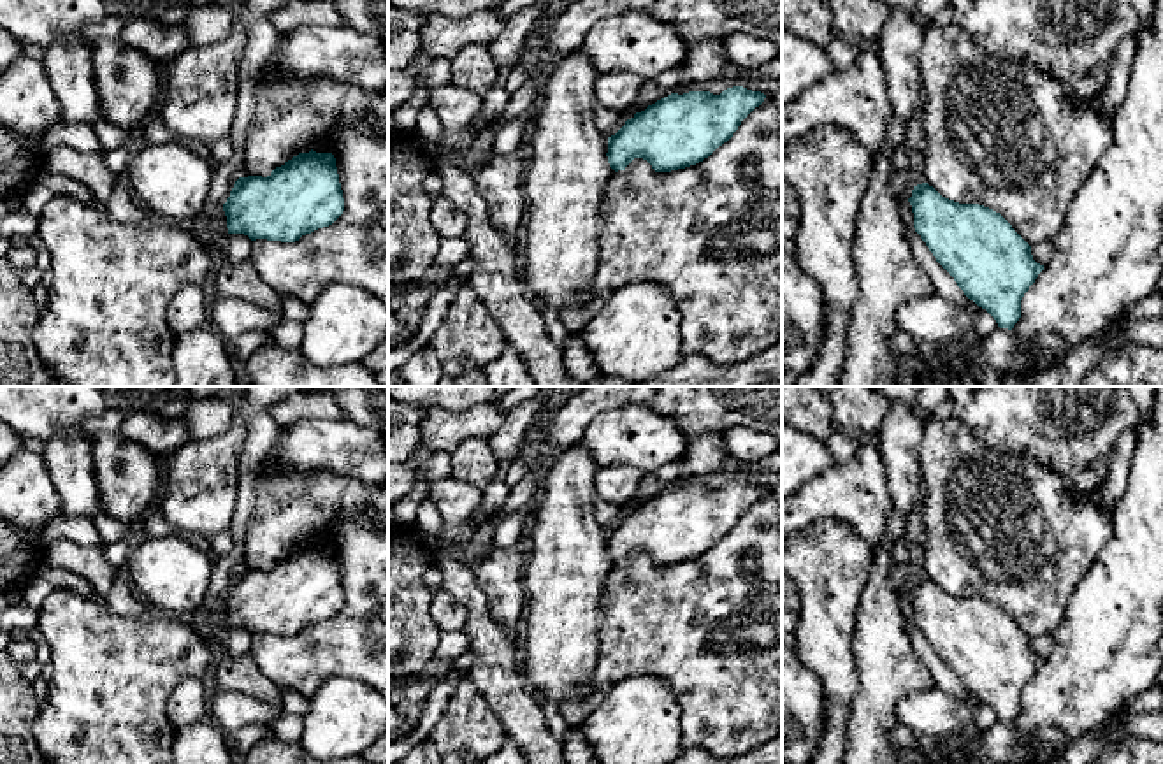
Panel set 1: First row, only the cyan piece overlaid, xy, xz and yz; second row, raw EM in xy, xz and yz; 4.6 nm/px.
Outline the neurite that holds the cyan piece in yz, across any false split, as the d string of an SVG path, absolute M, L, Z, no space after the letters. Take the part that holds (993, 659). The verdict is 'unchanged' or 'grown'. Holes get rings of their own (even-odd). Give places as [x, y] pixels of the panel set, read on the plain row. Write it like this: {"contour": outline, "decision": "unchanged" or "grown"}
{"contour": "M928 576L914 580L908 595L914 606L914 622L936 655L970 694L996 713L1000 722L1012 724L1021 711L1024 687L1044 664L1044 659L1033 653L1031 639L1000 606L979 597L949 594Z", "decision": "unchanged"}

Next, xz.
{"contour": "M743 479L720 488L671 487L636 506L608 530L608 557L615 566L625 564L634 551L647 553L655 566L696 559L727 536L764 492L764 487Z", "decision": "unchanged"}

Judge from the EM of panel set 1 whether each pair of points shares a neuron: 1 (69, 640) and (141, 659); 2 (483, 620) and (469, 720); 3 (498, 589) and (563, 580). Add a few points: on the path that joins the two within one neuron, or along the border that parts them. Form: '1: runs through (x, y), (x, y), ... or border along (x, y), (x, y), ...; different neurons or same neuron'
1: runs through (86, 643), (102, 659), (123, 659); same neuron
2: border along (466, 677), (499, 720); different neurons
3: border along (526, 545), (522, 627); different neurons

